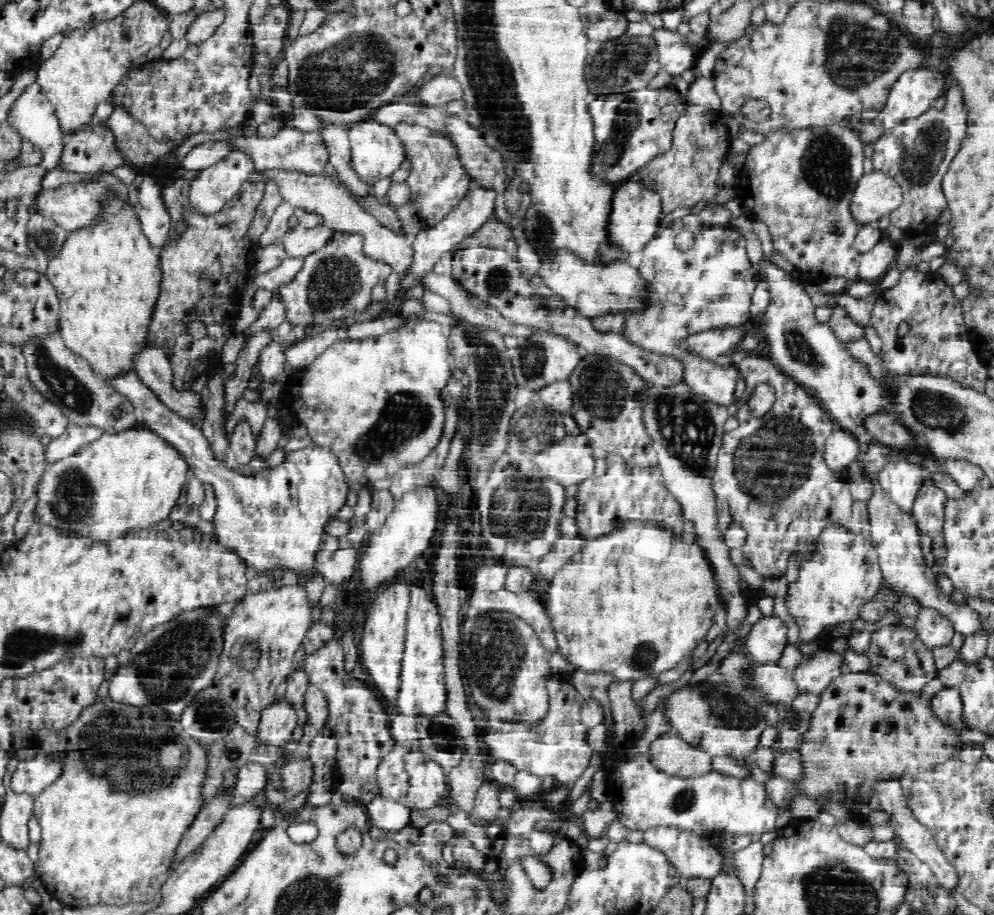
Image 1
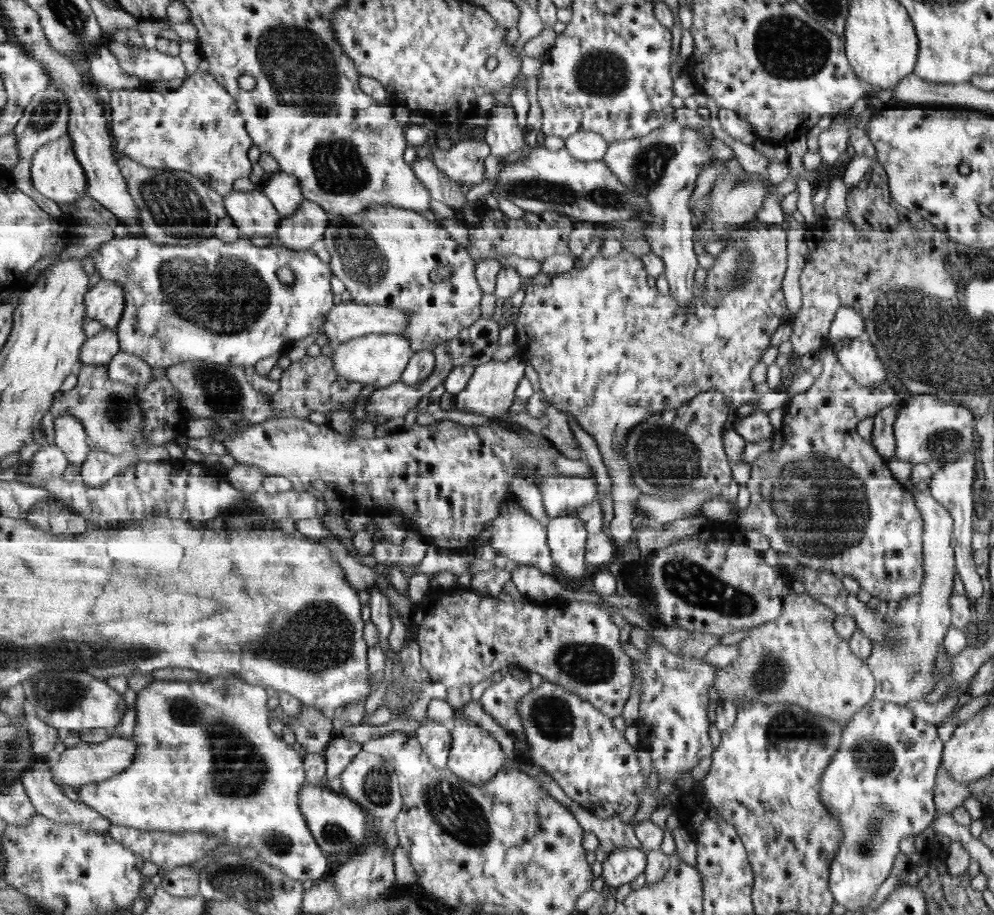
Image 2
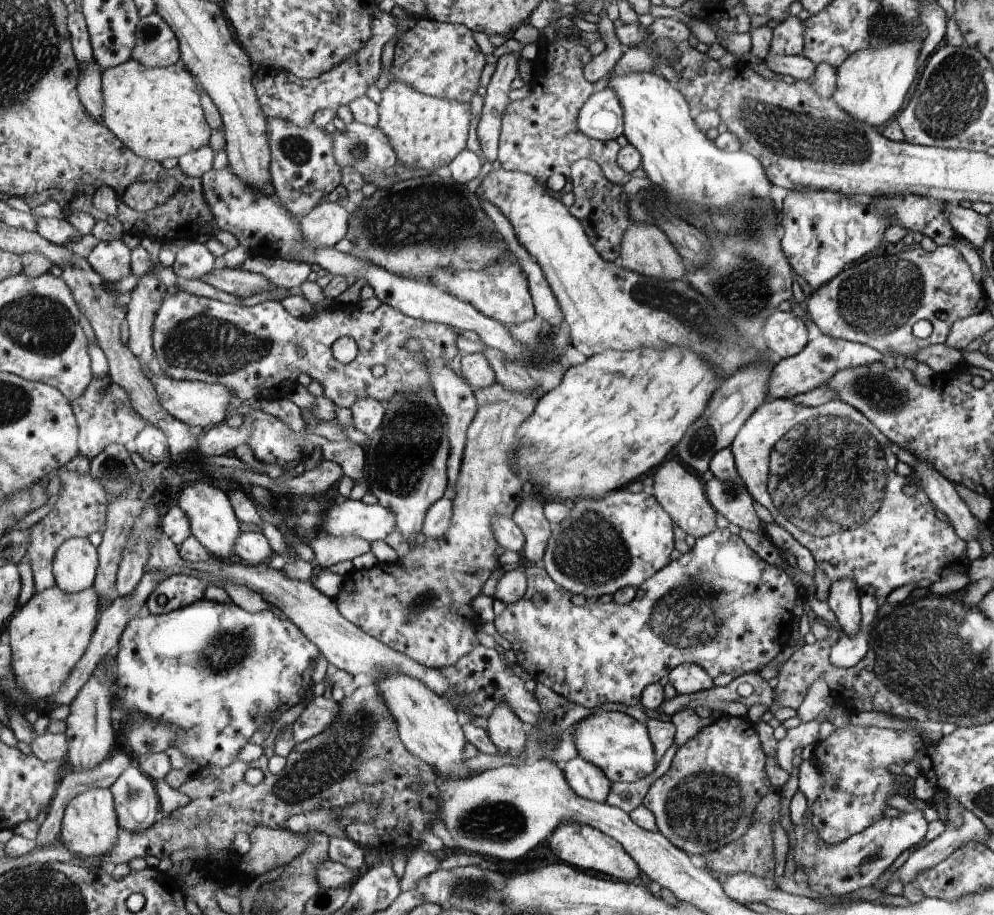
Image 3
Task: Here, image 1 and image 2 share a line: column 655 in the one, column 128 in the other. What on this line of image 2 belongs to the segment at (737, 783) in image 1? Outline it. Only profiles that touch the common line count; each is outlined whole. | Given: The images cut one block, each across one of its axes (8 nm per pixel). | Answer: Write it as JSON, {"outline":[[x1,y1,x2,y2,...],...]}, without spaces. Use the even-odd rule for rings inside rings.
{"outline":[[217,678,209,682,157,682,151,680,145,690,137,694,135,700,135,744,139,746,133,764,129,766,127,772,117,774,111,780,105,780,101,784,89,784,87,788,81,790,79,798,83,804,89,808,97,810,101,816,105,816,113,826,123,826,123,828,133,828,141,832,179,832,179,834,189,834,189,832,207,832,207,834,219,834,221,838,227,838,229,846,241,846,255,854,257,858,273,864,275,868,281,868,285,876,297,880,297,882,321,882,327,878,327,854,323,852,321,844,313,836,311,828,307,826,303,814,299,812,299,790,303,788,305,782,309,782,307,772,305,772,305,760,301,760,299,752,293,750,291,742,283,742,273,730,271,730,271,720,269,720,269,694,267,688,263,686,253,686,245,680,229,680,229,678]]}

